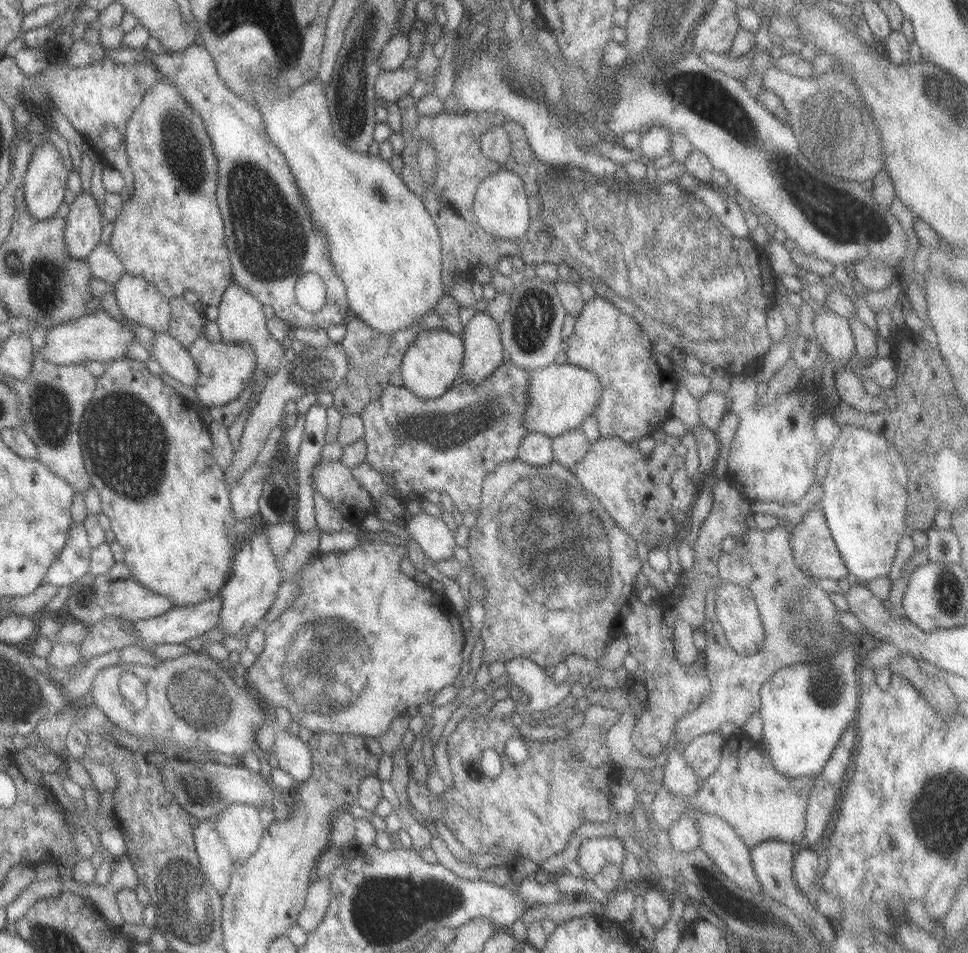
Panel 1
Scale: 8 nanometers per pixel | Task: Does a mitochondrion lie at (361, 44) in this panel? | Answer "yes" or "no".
yes

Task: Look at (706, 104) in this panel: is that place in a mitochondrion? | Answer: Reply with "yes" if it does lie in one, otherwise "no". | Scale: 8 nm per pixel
yes

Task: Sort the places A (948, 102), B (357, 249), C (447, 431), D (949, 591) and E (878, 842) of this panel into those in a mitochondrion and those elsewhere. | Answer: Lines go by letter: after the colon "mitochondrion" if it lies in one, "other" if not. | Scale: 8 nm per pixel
A: mitochondrion
B: other
C: mitochondrion
D: mitochondrion
E: other

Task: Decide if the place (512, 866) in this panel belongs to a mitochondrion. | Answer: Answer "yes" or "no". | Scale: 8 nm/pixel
no

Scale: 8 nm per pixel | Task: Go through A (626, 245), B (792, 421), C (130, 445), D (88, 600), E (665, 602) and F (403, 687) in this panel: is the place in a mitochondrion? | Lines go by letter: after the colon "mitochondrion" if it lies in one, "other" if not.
A: mitochondrion
B: other
C: mitochondrion
D: mitochondrion
E: other
F: other

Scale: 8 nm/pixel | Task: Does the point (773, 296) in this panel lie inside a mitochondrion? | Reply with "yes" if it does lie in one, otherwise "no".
no

